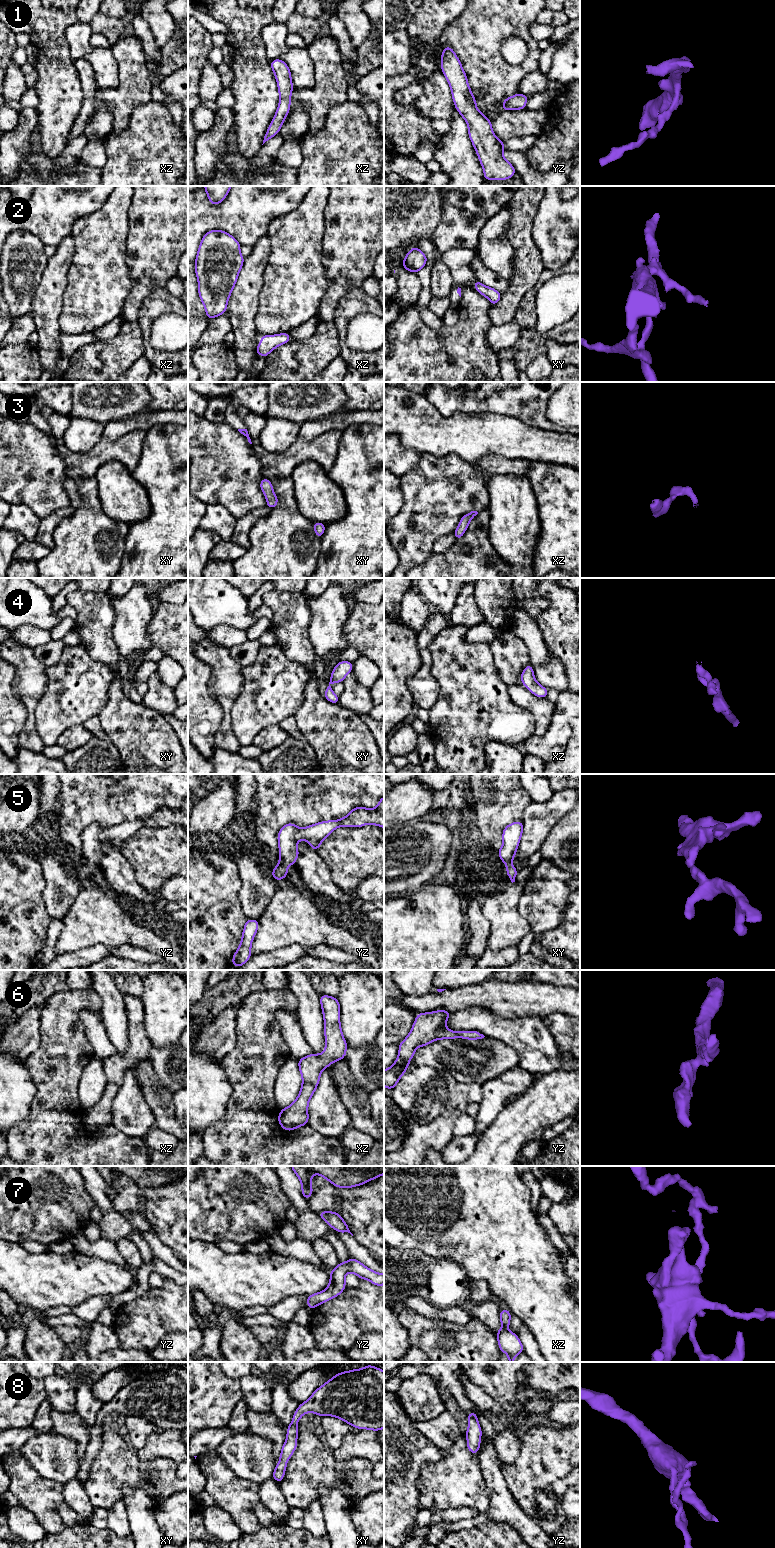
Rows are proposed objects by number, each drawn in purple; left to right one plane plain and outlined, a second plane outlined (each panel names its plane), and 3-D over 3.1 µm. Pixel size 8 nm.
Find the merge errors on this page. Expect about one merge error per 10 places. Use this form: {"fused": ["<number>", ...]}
{"fused": []}

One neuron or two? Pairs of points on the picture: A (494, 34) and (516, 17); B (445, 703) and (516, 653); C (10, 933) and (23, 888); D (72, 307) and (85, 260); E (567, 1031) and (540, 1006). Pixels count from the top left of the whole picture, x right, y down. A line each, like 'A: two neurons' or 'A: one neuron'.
A: one neuron
B: two neurons
C: one neuron
D: one neuron
E: two neurons

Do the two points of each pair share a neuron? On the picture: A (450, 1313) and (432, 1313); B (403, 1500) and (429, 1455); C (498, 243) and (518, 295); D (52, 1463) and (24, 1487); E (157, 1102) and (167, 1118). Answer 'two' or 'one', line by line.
A: one
B: one
C: two
D: two
E: one

